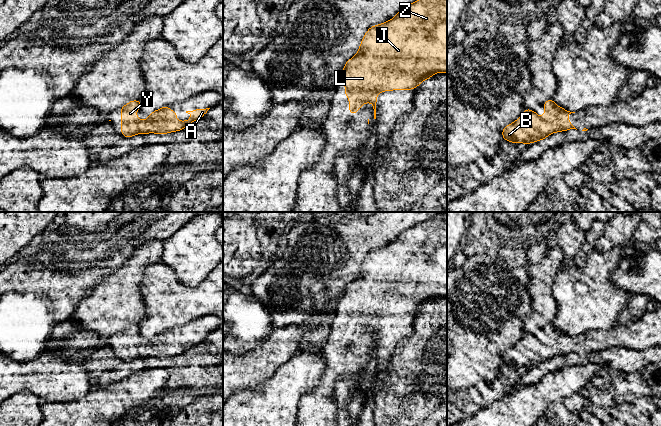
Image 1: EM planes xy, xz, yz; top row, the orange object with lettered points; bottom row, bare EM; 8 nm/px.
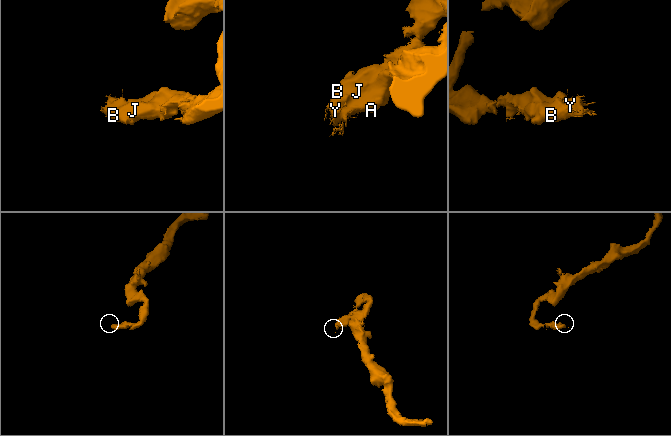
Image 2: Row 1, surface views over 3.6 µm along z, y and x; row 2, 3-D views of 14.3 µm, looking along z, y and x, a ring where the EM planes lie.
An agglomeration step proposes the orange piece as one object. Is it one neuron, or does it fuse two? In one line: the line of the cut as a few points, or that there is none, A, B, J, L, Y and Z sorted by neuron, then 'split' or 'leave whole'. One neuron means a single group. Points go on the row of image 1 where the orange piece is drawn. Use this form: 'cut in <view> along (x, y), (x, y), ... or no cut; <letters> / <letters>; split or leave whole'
no cut; A B J L Y Z; leave whole

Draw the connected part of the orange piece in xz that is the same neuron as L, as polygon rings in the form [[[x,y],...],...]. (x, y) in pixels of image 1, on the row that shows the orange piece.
[[[417,0],[402,8],[391,20],[370,27],[365,33],[357,54],[345,63],[344,70],[339,73],[338,81],[341,79],[345,84],[345,96],[349,98],[349,113],[355,115],[359,108],[371,102],[374,109],[374,119],[376,119],[377,94],[392,90],[415,90],[424,80],[431,78],[436,73],[447,73],[447,0]]]

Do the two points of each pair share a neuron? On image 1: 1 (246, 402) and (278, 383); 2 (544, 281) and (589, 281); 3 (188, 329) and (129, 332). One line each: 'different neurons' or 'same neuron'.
1: same neuron
2: different neurons
3: same neuron

